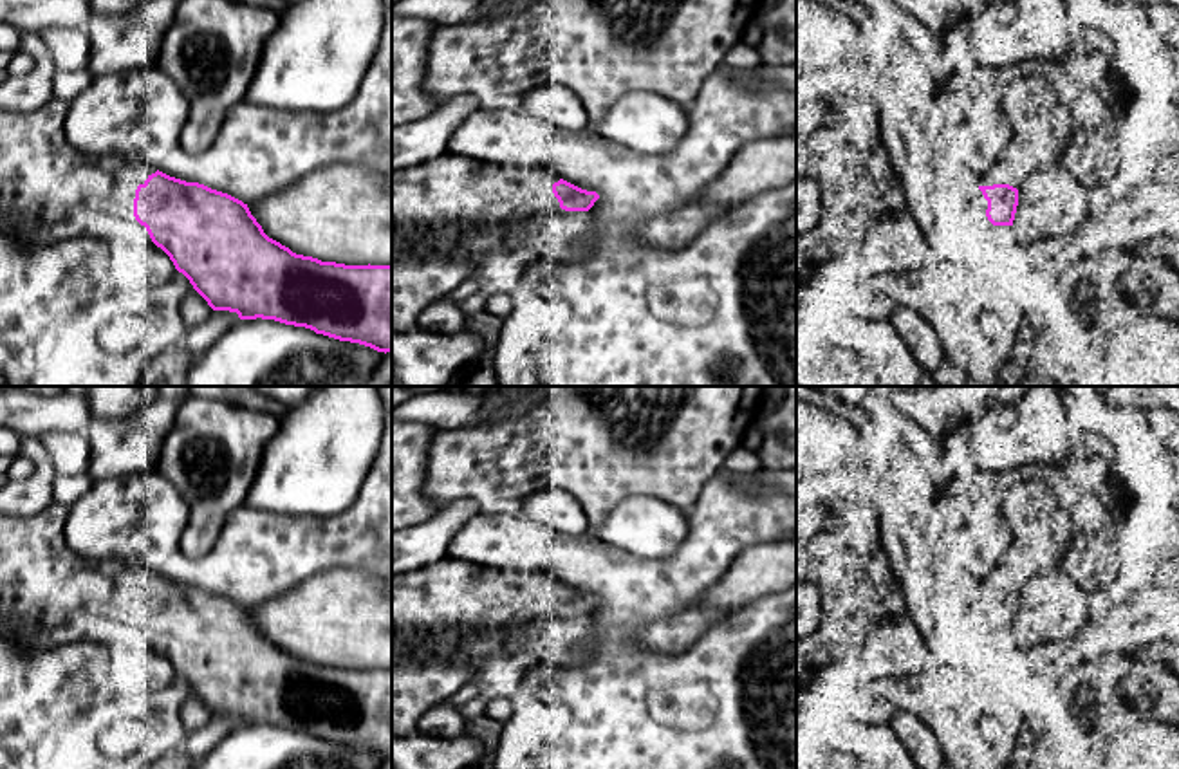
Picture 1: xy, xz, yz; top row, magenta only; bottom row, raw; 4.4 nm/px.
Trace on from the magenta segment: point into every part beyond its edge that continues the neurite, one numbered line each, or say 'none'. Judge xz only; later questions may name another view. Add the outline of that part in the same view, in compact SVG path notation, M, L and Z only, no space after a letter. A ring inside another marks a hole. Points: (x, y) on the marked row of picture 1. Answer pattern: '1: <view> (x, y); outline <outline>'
1: xz (450, 188); outline M442 153L392 170L392 226L419 235L432 226L489 227L543 213L567 213L552 193L560 175L533 166Z

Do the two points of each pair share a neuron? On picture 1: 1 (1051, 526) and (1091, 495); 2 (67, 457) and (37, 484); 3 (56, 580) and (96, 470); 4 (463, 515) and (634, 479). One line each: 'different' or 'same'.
1: different
2: different
3: different
4: different

